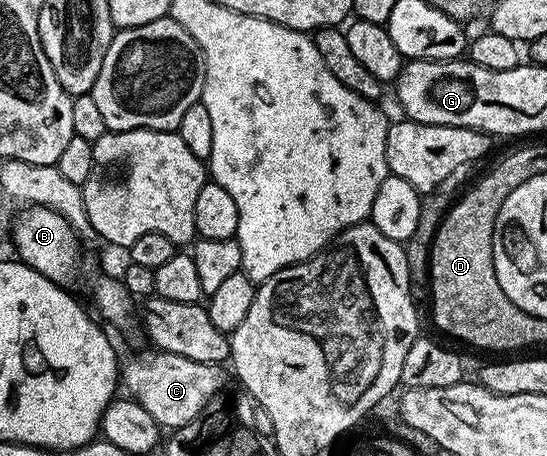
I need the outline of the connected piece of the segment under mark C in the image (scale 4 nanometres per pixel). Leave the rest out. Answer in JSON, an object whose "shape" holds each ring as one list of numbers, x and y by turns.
{"shape":[[151,351,123,361,123,387,124,384,128,387,127,395,137,400,161,429,175,430,186,426,194,418,198,418,208,401,216,399,225,387,223,367,220,364,194,362,173,352]]}

